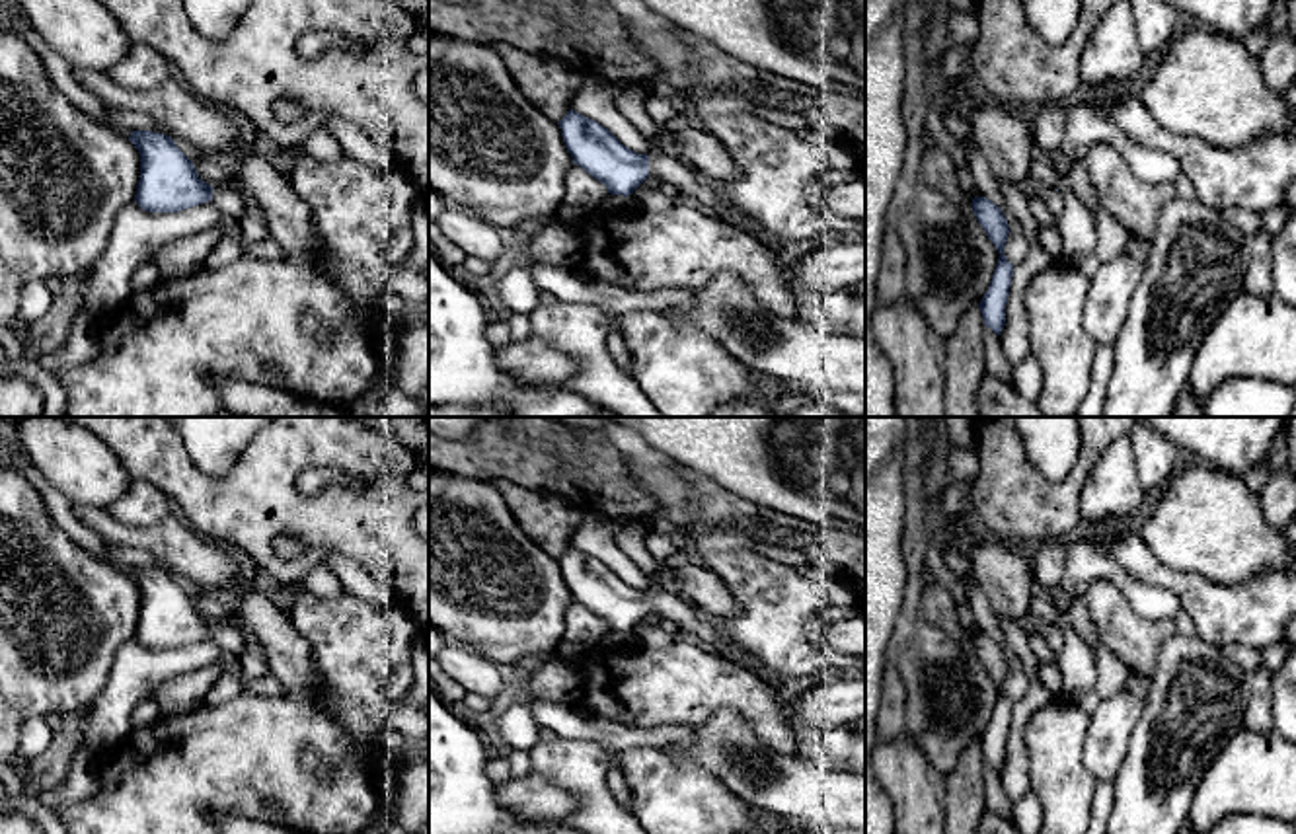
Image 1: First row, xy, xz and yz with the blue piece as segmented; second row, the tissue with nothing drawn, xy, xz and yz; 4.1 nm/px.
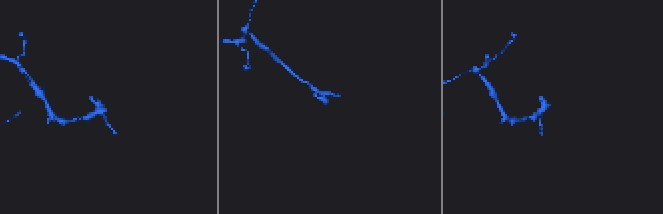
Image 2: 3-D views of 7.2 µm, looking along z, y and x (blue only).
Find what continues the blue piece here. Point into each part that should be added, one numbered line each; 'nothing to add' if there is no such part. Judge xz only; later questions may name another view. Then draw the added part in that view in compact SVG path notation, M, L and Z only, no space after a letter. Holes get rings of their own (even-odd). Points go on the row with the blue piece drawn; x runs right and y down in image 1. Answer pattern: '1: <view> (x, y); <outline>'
1: xz (665, 166); M657 148L649 154L649 177L657 177L661 183L668 181L678 185L684 193L711 208L717 218L752 234L744 224L743 214L727 203L719 185L686 166L667 148Z

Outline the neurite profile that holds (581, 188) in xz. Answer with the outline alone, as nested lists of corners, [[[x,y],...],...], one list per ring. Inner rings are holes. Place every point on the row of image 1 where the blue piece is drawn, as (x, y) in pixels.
[[[573,164],[571,170],[565,173],[565,193],[561,205],[587,205],[598,208],[606,195],[606,185],[594,179],[577,164]]]

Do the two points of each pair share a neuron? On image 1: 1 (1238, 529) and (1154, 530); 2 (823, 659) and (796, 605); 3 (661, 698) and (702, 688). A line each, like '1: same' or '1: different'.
1: same
2: same
3: same

